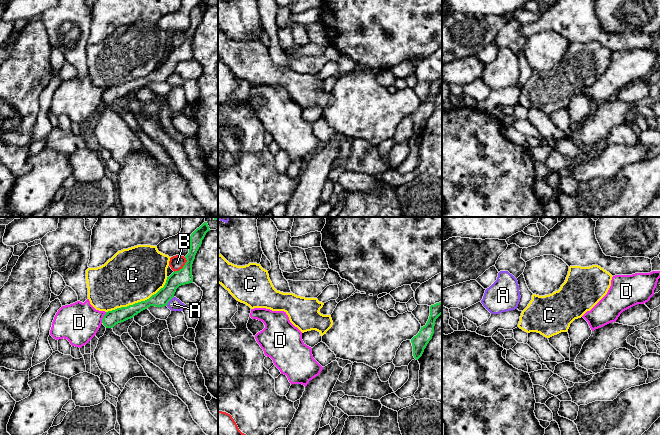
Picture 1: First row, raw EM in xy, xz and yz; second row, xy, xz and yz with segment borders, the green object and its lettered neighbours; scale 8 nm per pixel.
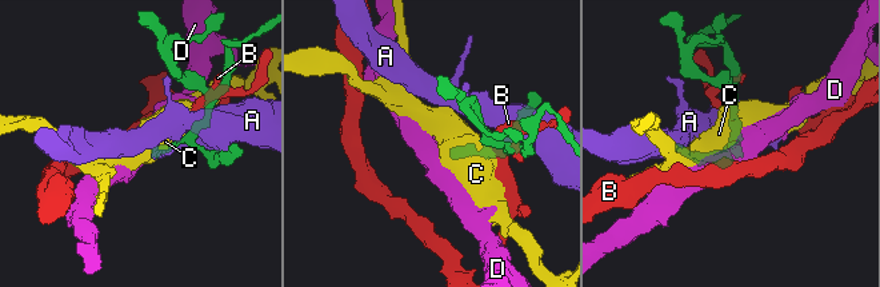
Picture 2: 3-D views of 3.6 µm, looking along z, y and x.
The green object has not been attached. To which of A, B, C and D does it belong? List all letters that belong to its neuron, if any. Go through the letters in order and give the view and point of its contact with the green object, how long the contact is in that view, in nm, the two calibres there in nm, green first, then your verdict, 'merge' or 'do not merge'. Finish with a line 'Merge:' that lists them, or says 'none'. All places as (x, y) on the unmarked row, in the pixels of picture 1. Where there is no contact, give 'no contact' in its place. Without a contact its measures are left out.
A: xy (169, 76) | 100 nm | 130/100 nm | do not merge
B: xy (183, 42) | 160 nm | 130/120 nm | do not merge
C: xy (139, 78) | 550 nm | 120/440 nm | do not merge
D: xy (103, 93) | 100 nm | 120/320 nm | do not merge
Merge: none

